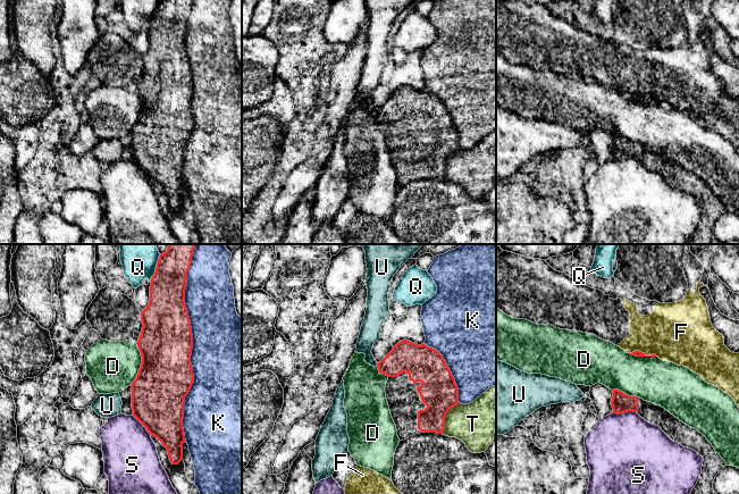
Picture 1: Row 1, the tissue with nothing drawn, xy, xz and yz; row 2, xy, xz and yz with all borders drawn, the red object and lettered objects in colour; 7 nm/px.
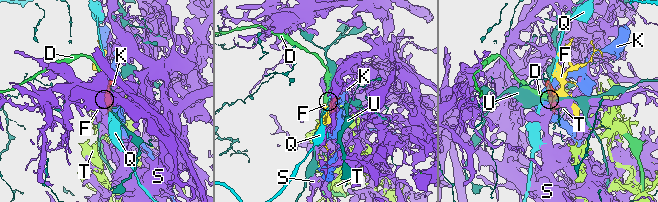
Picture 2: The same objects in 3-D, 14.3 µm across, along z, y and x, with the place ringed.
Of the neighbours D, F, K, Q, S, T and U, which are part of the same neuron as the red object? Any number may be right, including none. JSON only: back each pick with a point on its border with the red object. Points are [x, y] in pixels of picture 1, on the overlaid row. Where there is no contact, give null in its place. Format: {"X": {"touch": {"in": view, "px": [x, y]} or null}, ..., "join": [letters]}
{"join": []}

